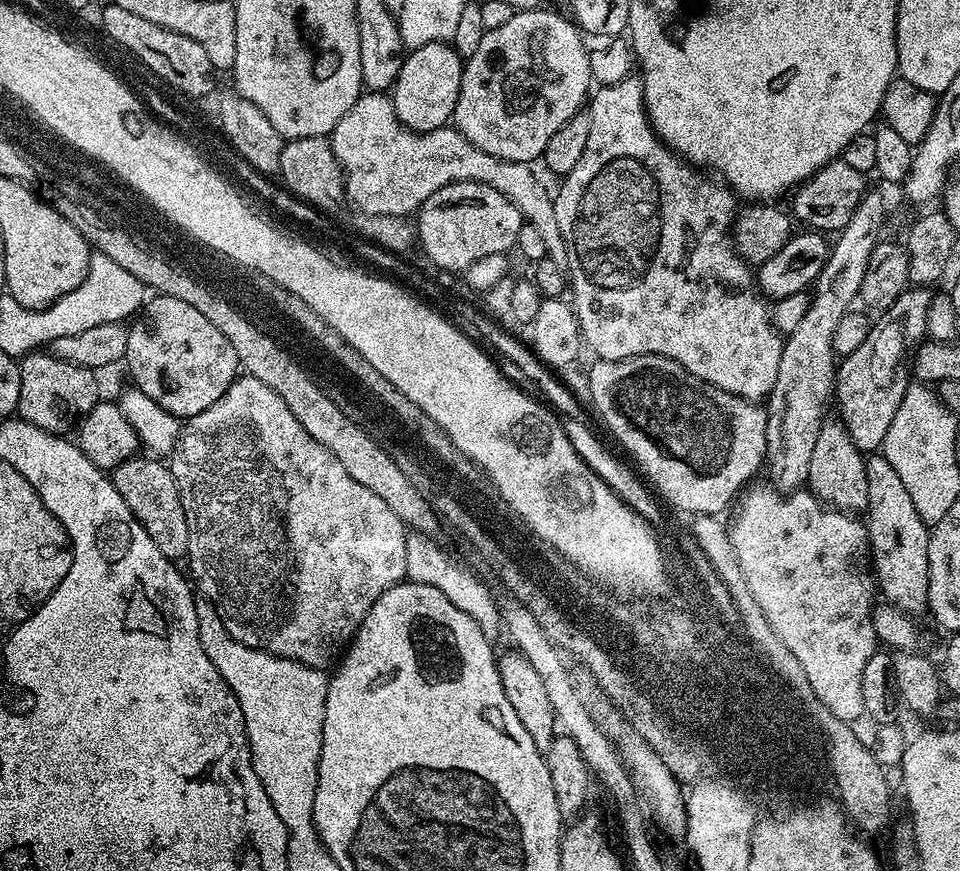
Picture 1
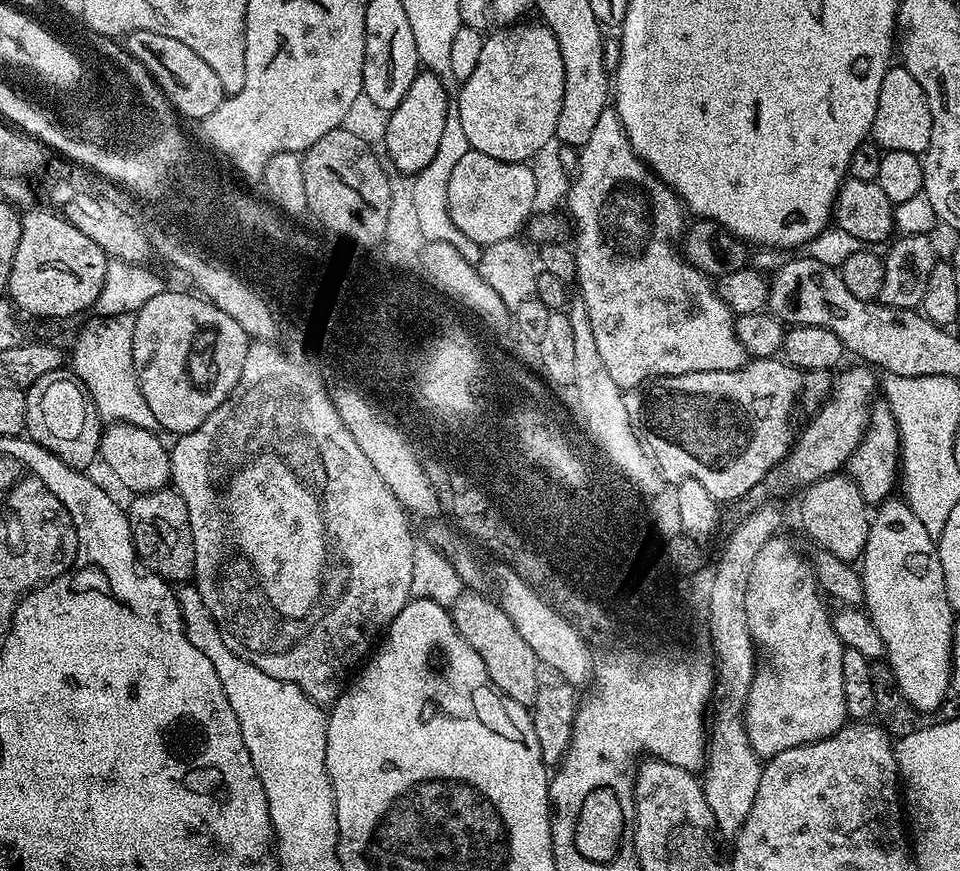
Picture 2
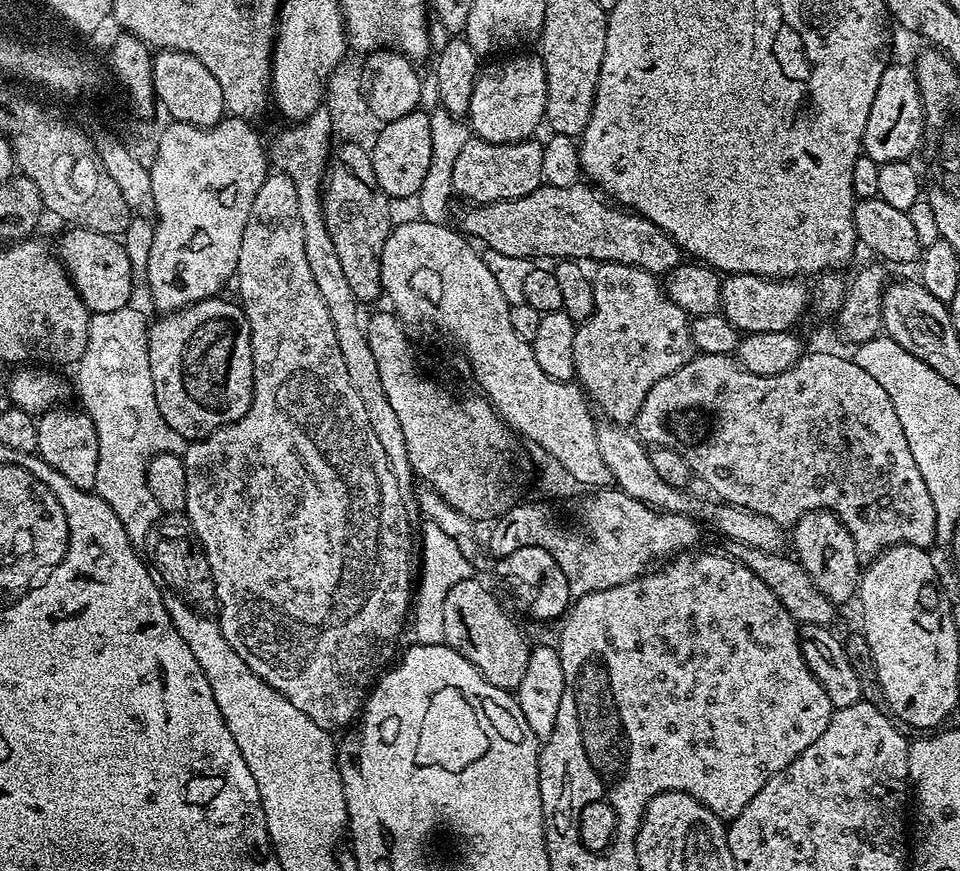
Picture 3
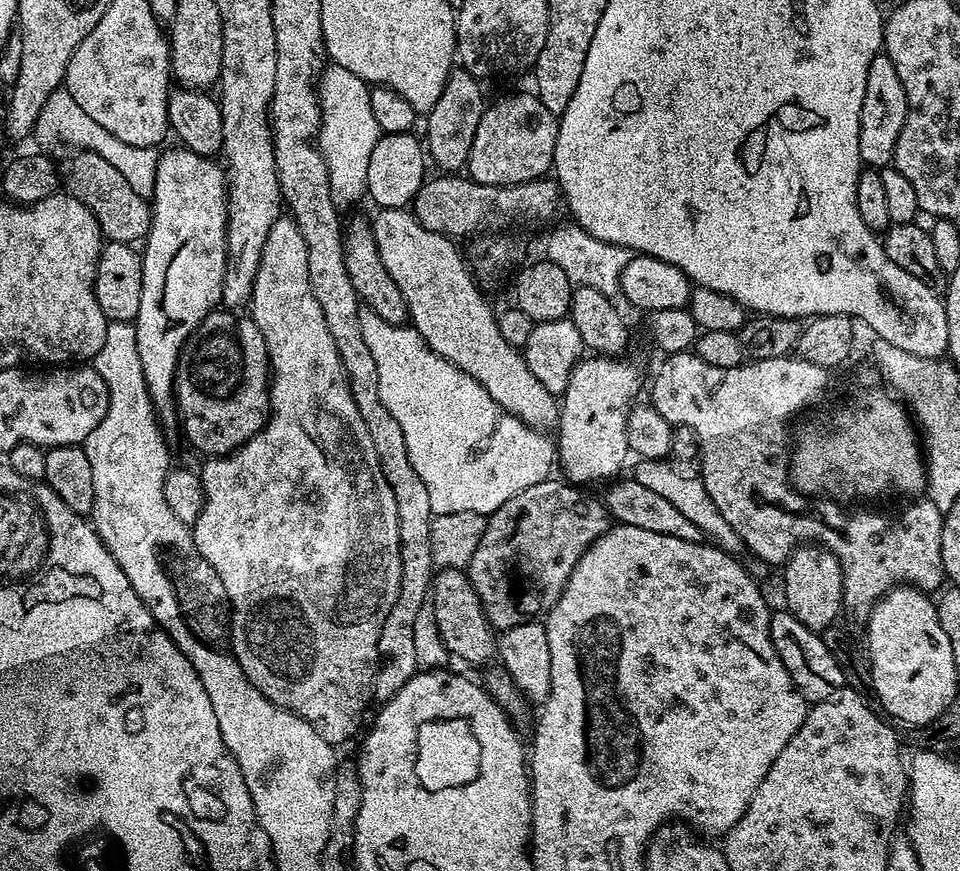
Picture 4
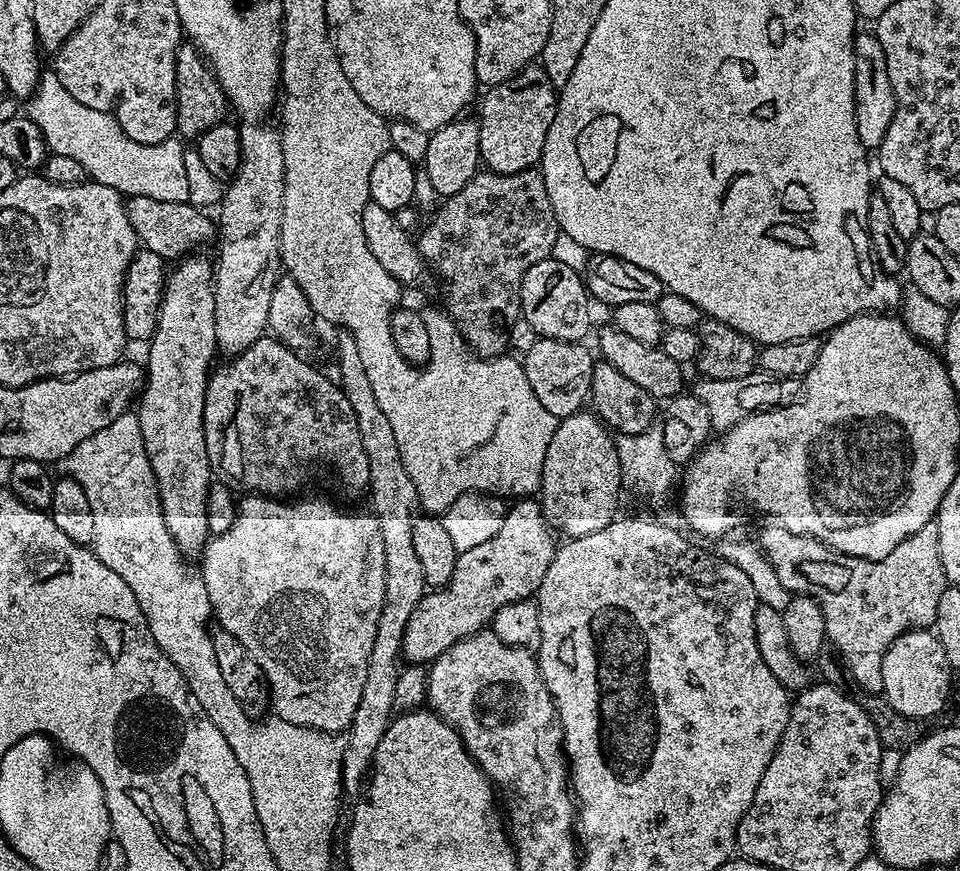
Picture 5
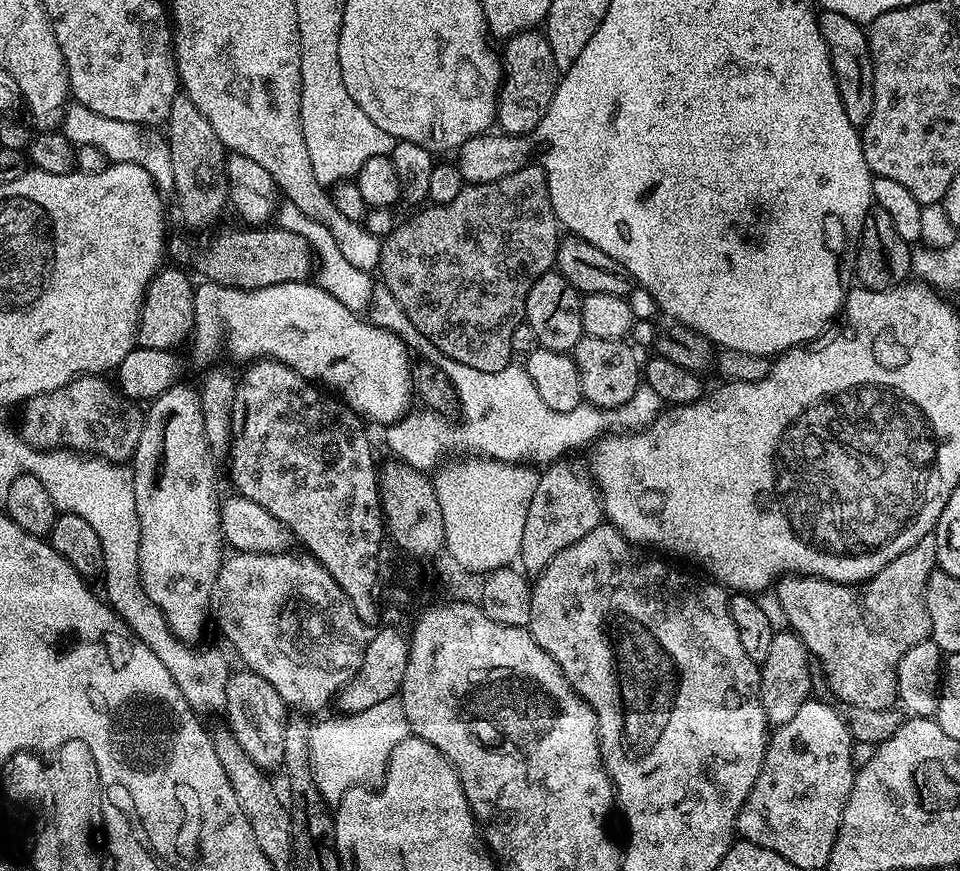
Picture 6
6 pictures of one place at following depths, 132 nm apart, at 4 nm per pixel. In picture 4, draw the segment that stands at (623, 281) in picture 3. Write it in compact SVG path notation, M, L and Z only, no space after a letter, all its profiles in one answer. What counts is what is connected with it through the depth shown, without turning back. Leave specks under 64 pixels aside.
M592 354L581 359L572 371L560 400L558 425L558 464L564 467L565 481L577 486L603 485L617 479L623 473L620 471L624 463L630 460L626 424L637 399L635 396L640 392L640 368L624 360Z

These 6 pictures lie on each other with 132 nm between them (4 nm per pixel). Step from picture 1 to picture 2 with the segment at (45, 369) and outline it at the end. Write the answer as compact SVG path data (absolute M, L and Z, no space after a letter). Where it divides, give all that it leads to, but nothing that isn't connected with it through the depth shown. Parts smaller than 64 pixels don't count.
M59 368L43 378L38 378L38 382L26 389L24 397L27 439L50 450L50 454L54 454L71 468L88 470L92 463L97 463L100 455L102 419L87 386L74 371Z

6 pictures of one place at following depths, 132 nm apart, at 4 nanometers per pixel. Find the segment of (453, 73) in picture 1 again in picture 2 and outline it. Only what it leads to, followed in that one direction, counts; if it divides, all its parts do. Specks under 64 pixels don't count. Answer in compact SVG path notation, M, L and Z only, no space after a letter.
M431 70L417 72L406 98L398 102L393 112L387 113L388 125L384 128L384 148L392 159L392 164L400 172L417 174L433 162L441 143L442 130L445 129L447 112L450 105L449 89Z

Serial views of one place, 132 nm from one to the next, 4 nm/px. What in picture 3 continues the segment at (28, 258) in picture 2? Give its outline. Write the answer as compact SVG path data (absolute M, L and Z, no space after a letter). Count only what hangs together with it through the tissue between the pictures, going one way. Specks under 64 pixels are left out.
M69 227L67 231L60 240L58 259L67 270L89 313L107 314L110 310L129 307L134 269L123 243L117 237L98 234L85 228Z

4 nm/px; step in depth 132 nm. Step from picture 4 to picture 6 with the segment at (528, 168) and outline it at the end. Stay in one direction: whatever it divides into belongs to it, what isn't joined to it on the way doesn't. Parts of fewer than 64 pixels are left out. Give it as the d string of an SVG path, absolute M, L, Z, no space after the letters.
M543 31L519 32L510 37L503 48L502 79L496 98L495 123L501 133L526 136L535 133L538 122L542 122L560 87L562 70L554 62L554 53L550 51L550 42Z

